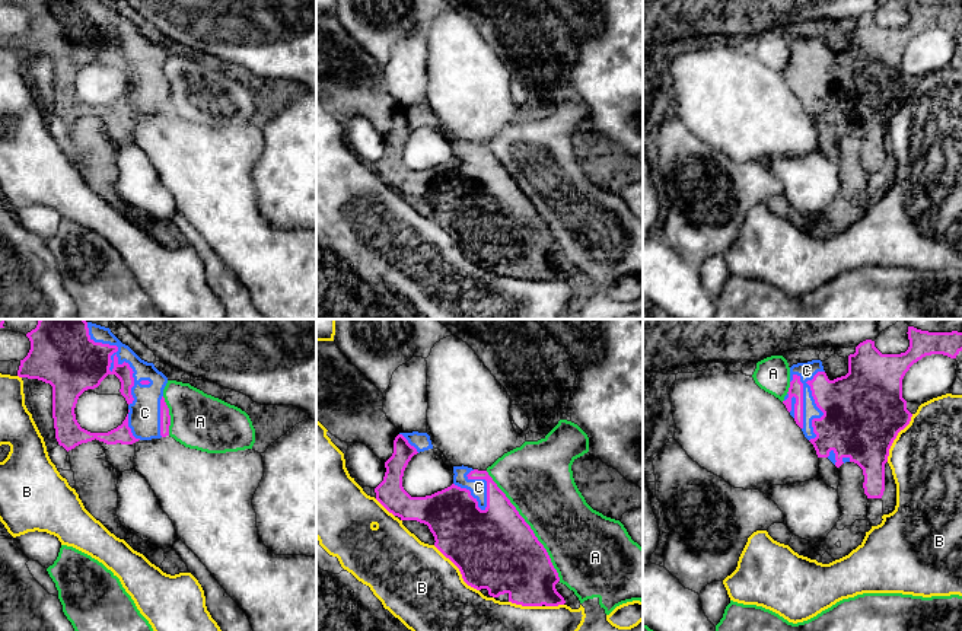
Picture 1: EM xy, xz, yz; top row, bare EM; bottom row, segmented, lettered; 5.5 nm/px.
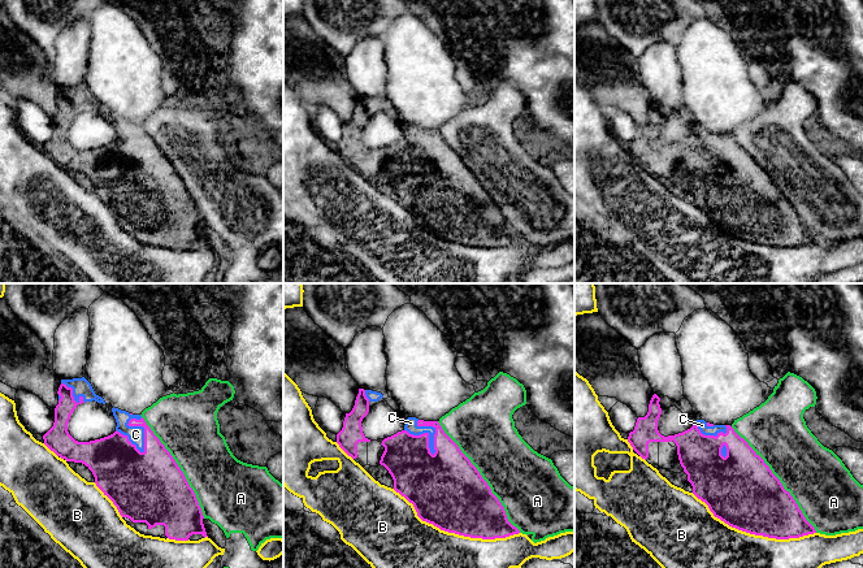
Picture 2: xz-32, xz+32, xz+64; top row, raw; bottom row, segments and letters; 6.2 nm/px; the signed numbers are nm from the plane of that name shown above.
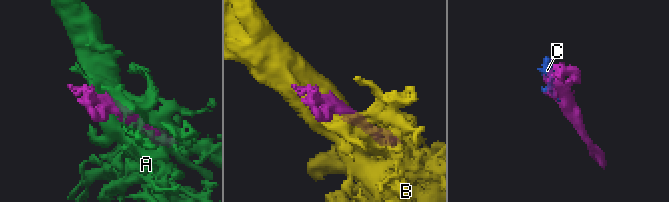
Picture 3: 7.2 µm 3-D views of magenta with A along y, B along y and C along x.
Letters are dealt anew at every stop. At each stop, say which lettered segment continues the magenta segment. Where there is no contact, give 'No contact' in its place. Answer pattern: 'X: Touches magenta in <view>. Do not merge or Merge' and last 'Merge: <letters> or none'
A: Touches magenta in xz. Do not merge
B: Touches magenta in xz. Do not merge
C: Touches magenta in yz. Merge
Merge: C

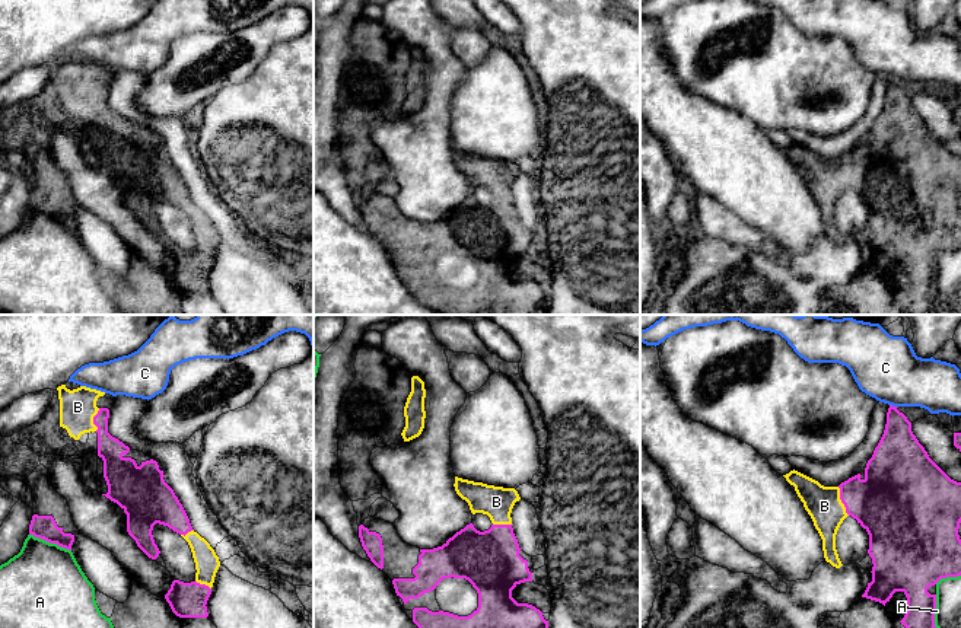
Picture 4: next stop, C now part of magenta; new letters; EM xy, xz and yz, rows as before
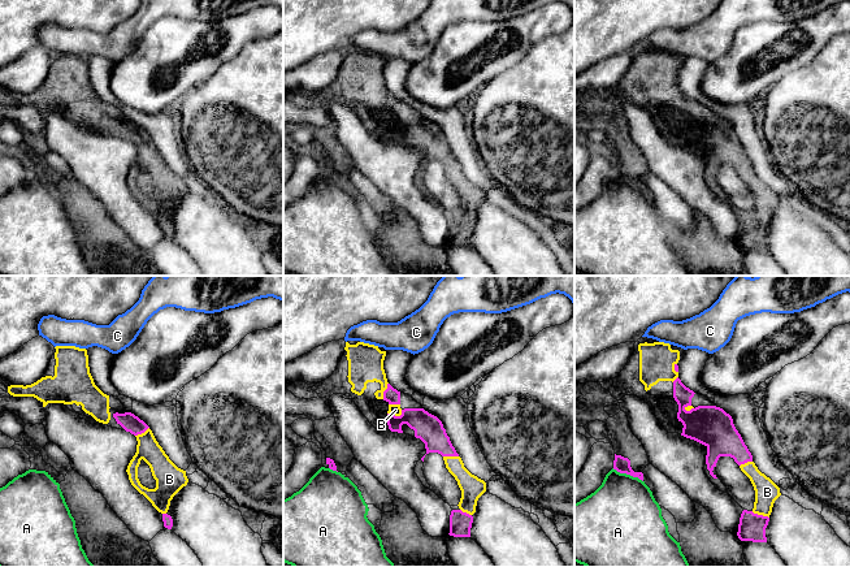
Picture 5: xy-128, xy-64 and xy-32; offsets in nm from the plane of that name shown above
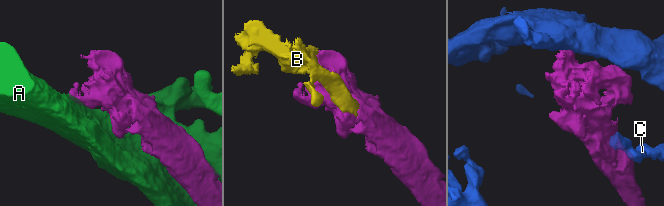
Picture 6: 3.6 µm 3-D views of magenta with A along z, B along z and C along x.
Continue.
A: Touches magenta in xy. Do not merge
B: Touches magenta in yz. Merge
C: Touches magenta in yz. Do not merge
Merge: B

